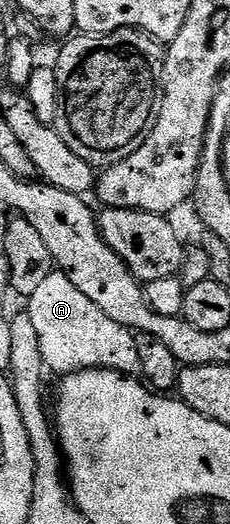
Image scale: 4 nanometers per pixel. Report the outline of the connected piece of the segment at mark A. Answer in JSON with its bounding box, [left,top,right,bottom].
[27,271,140,377]

